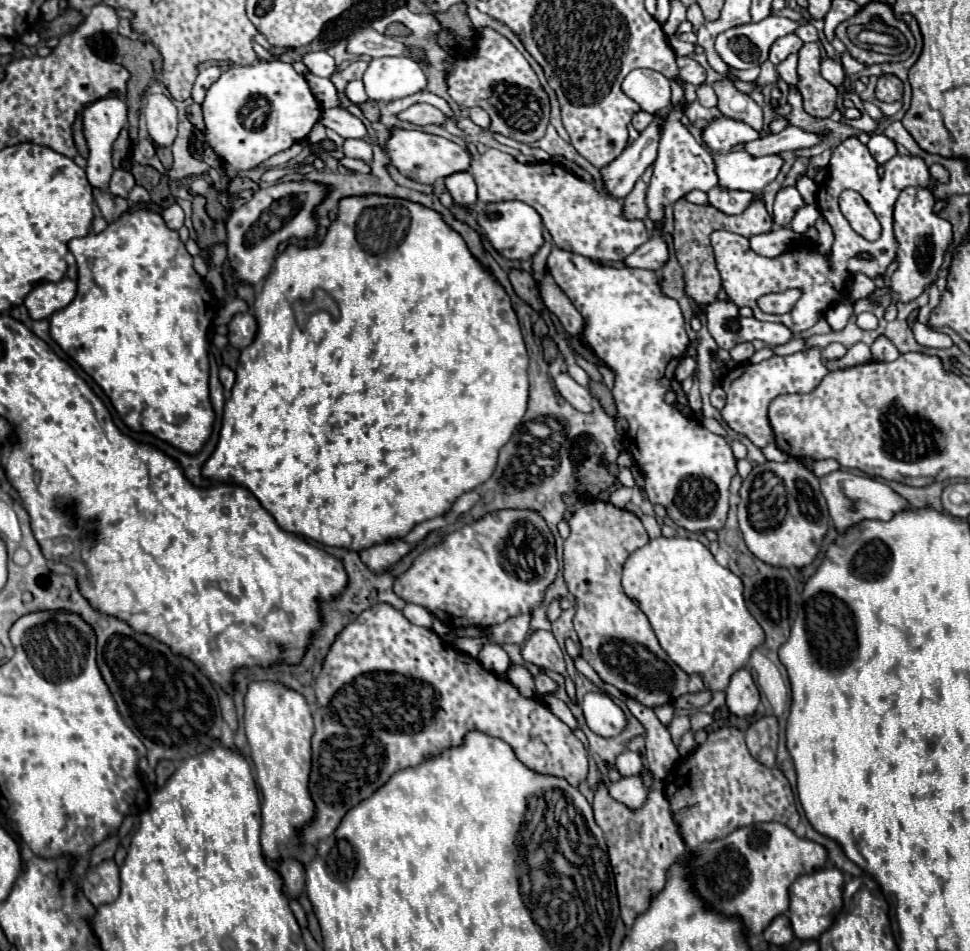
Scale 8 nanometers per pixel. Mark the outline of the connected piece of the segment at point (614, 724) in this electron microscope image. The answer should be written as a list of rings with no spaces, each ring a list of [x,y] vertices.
[[[588,692],[582,700],[582,712],[588,728],[604,738],[616,736],[626,728],[626,716],[614,700],[600,692]]]

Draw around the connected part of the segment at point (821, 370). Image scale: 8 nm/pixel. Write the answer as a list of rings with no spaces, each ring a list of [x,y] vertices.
[[[818,346],[794,352],[790,356],[772,356],[758,364],[746,362],[738,364],[722,380],[722,388],[726,392],[726,406],[722,410],[722,418],[734,432],[748,436],[756,446],[764,448],[766,444],[774,442],[774,434],[768,422],[768,404],[780,396],[790,392],[810,392],[814,390],[820,380],[828,374],[828,368],[822,362],[822,350]]]

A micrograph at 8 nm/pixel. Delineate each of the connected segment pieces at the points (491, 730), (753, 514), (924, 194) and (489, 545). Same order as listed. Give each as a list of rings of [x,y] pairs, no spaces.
[[[372,606],[370,610],[364,610],[354,622],[350,622],[338,636],[336,640],[332,642],[328,654],[324,656],[324,666],[322,666],[322,672],[316,676],[316,712],[314,712],[314,726],[316,726],[316,732],[312,736],[312,770],[310,770],[310,782],[308,782],[308,790],[310,790],[310,796],[312,796],[312,802],[316,806],[316,814],[314,814],[314,820],[308,822],[306,826],[302,826],[298,830],[298,842],[304,846],[310,846],[314,848],[322,838],[330,836],[338,822],[342,820],[342,816],[346,814],[346,810],[352,808],[352,804],[356,806],[358,802],[366,800],[370,794],[374,794],[374,790],[378,790],[378,786],[382,786],[382,782],[386,782],[386,778],[390,778],[390,774],[402,770],[402,768],[410,768],[410,766],[418,766],[420,762],[424,762],[426,758],[434,756],[434,754],[440,754],[444,748],[450,748],[450,746],[458,746],[462,744],[462,738],[466,732],[472,732],[472,730],[478,730],[478,732],[484,732],[488,736],[496,736],[496,738],[502,738],[506,742],[510,742],[510,746],[516,750],[516,756],[526,764],[530,766],[532,770],[538,770],[540,774],[558,774],[562,778],[566,778],[570,784],[578,786],[584,778],[586,778],[586,772],[588,772],[588,760],[586,760],[586,748],[582,746],[582,742],[574,736],[574,732],[562,724],[562,720],[558,720],[540,700],[532,698],[522,698],[520,692],[504,678],[496,676],[496,674],[490,674],[488,670],[482,668],[482,664],[476,660],[476,658],[470,658],[468,654],[460,652],[460,650],[454,650],[450,644],[446,644],[434,630],[430,628],[422,628],[422,626],[414,626],[410,624],[402,612],[394,610],[392,606]]]
[[[788,456],[786,462],[752,466],[752,472],[742,480],[738,522],[744,542],[756,558],[772,566],[802,568],[816,558],[830,524],[830,514],[818,486],[818,476],[800,458]]]
[[[904,188],[894,206],[894,234],[898,238],[898,270],[890,276],[892,300],[910,302],[936,280],[942,266],[942,256],[952,240],[952,228],[946,220],[934,214],[934,196],[924,188]]]
[[[496,510],[494,514],[486,514],[484,518],[480,518],[478,522],[466,524],[460,530],[454,530],[452,534],[446,534],[444,540],[428,550],[424,550],[420,556],[414,558],[412,566],[400,574],[394,580],[394,592],[404,600],[404,602],[412,602],[418,606],[424,606],[428,612],[432,612],[440,622],[444,622],[450,630],[452,628],[476,628],[476,626],[494,626],[494,624],[502,624],[506,618],[518,616],[518,614],[526,614],[532,612],[536,606],[540,606],[542,598],[544,598],[544,590],[554,582],[558,572],[558,560],[556,560],[556,548],[554,548],[554,536],[548,530],[546,522],[542,522],[542,516],[530,512],[530,510]]]

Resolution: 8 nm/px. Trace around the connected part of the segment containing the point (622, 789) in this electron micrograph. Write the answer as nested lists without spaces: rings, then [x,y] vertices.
[[[642,774],[622,776],[618,782],[610,786],[610,794],[618,802],[630,806],[632,810],[638,810],[638,806],[642,806],[642,802],[646,800],[646,786],[642,780]]]

